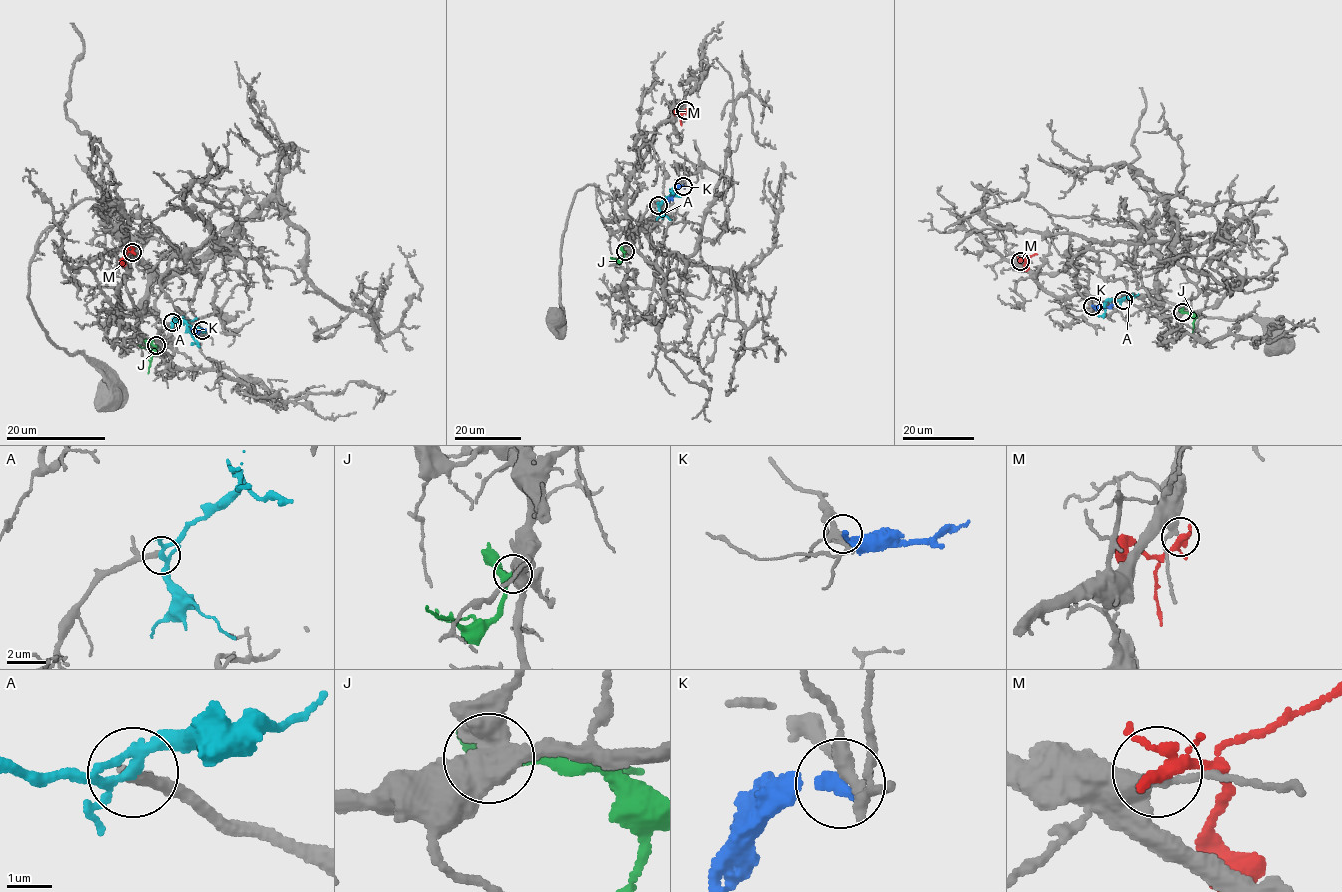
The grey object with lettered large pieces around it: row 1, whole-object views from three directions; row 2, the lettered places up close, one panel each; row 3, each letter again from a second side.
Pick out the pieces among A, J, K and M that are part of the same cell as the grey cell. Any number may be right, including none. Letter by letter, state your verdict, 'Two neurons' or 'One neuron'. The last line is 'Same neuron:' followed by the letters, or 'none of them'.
A: One neuron
J: Two neurons
K: Two neurons
M: Two neurons
Same neuron: A

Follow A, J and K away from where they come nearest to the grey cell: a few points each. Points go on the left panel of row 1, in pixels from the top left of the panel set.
A: (172, 323), (185, 321), (193, 343)
J: (155, 345), (148, 373)
K: (203, 330), (193, 333), (188, 328)

